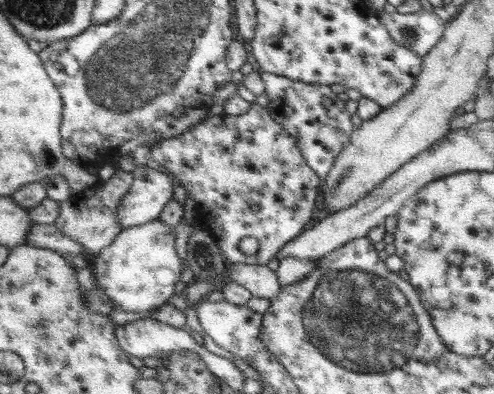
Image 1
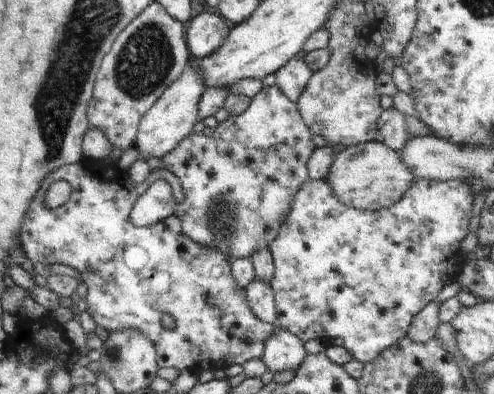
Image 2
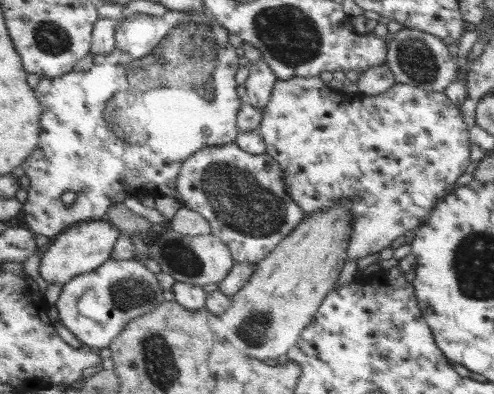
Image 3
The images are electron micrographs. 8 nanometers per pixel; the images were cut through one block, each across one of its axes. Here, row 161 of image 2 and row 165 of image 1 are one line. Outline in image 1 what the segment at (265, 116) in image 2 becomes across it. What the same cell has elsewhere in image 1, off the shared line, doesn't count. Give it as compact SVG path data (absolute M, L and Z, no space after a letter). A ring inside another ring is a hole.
M253 102L247 114L229 118L223 112L215 112L213 118L205 120L205 124L189 128L179 138L161 138L155 142L151 146L151 158L171 172L179 186L197 200L197 218L201 218L203 228L217 240L223 254L229 258L229 264L269 264L289 242L301 236L305 224L313 218L319 178L301 152L301 140L273 116L269 106ZM243 238L255 238L259 242L259 250L251 256L241 252L239 244Z

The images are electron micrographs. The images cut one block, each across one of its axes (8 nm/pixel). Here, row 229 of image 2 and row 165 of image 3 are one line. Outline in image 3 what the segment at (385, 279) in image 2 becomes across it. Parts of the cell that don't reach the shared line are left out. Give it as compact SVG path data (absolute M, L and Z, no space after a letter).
M291 78L291 80L279 80L275 86L275 92L271 96L271 102L265 108L265 118L261 122L261 136L267 144L267 154L279 162L287 176L287 190L291 198L303 208L305 214L315 214L319 210L327 210L333 204L345 204L353 216L353 230L351 230L351 240L349 240L349 258L363 258L369 254L379 254L385 248L393 248L399 244L407 232L413 232L423 220L429 218L431 210L439 200L445 198L445 194L451 194L453 188L457 186L457 180L467 172L467 166L471 162L469 154L469 126L463 122L461 110L445 96L445 92L435 92L435 90L423 90L417 86L407 86L407 84L393 84L387 92L379 96L345 96L337 90L327 88L317 78Z

